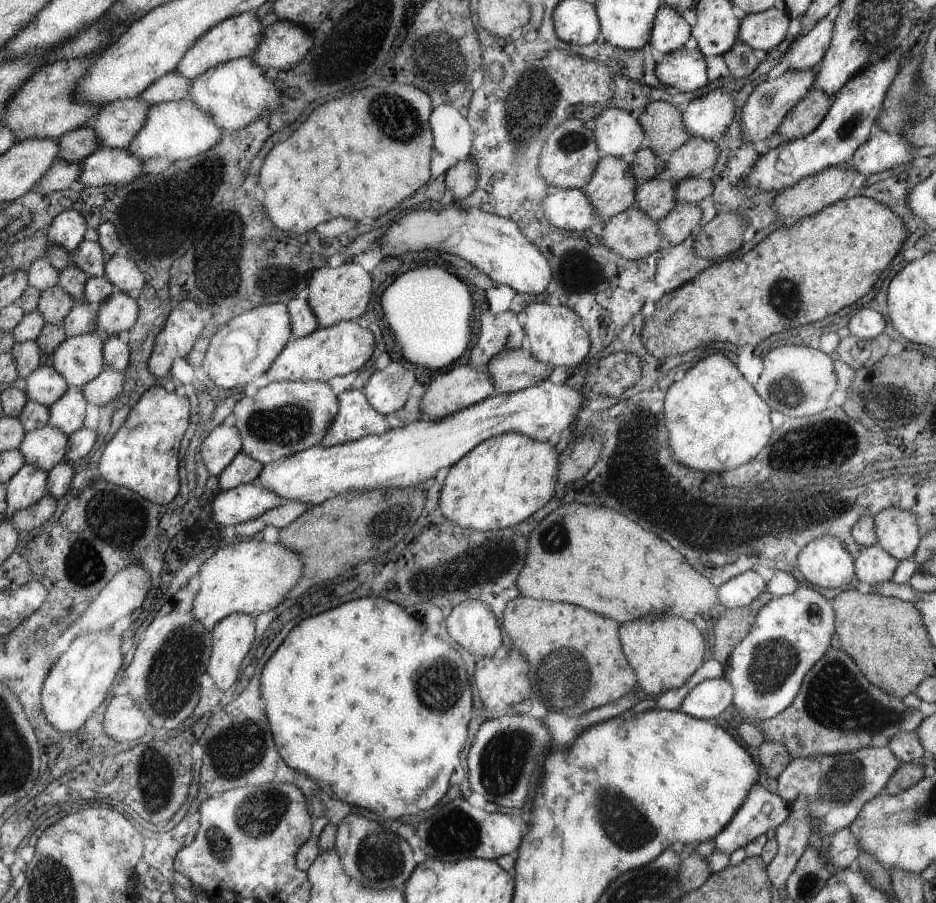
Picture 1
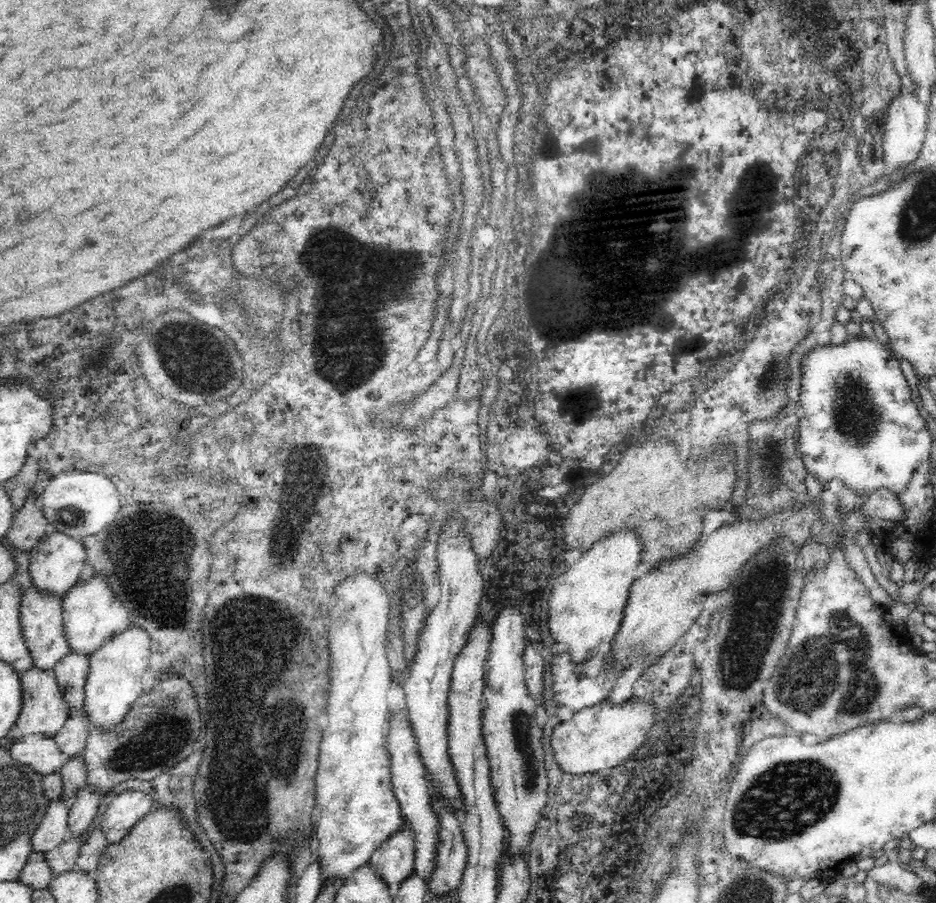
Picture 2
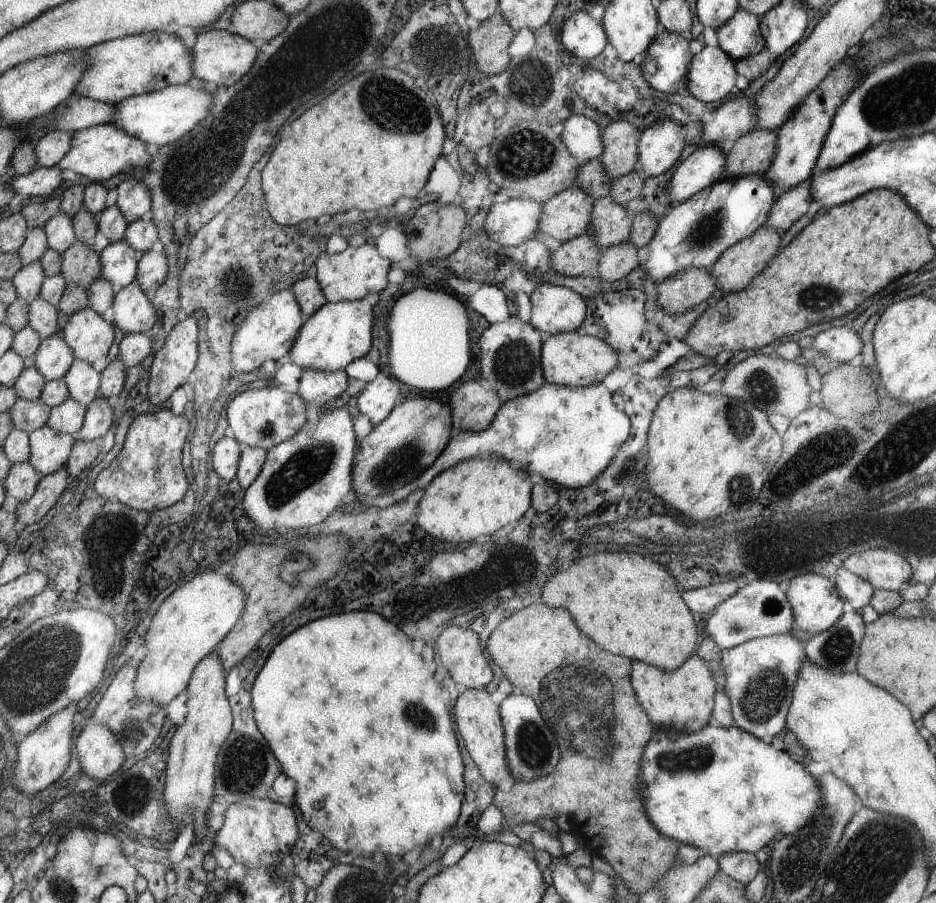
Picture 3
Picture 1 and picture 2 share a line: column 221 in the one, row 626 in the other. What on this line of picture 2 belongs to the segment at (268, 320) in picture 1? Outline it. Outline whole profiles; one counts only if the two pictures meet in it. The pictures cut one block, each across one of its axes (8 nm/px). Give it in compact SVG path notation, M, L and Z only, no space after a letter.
M370 575L346 578L335 590L336 605L331 607L326 625L332 658L328 664L330 692L326 710L328 721L318 754L314 809L314 820L318 821L318 826L314 826L314 838L319 844L316 860L320 861L320 883L333 878L348 878L354 870L369 862L369 858L382 842L389 840L392 834L402 829L405 820L399 800L393 791L390 760L382 747L392 674L385 648L390 618L388 590L384 590Z

